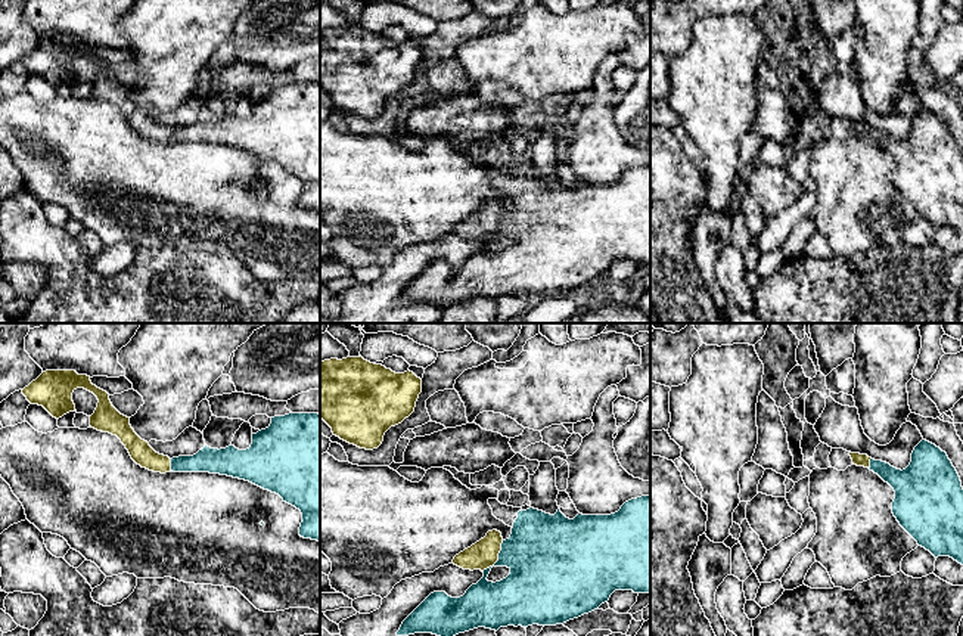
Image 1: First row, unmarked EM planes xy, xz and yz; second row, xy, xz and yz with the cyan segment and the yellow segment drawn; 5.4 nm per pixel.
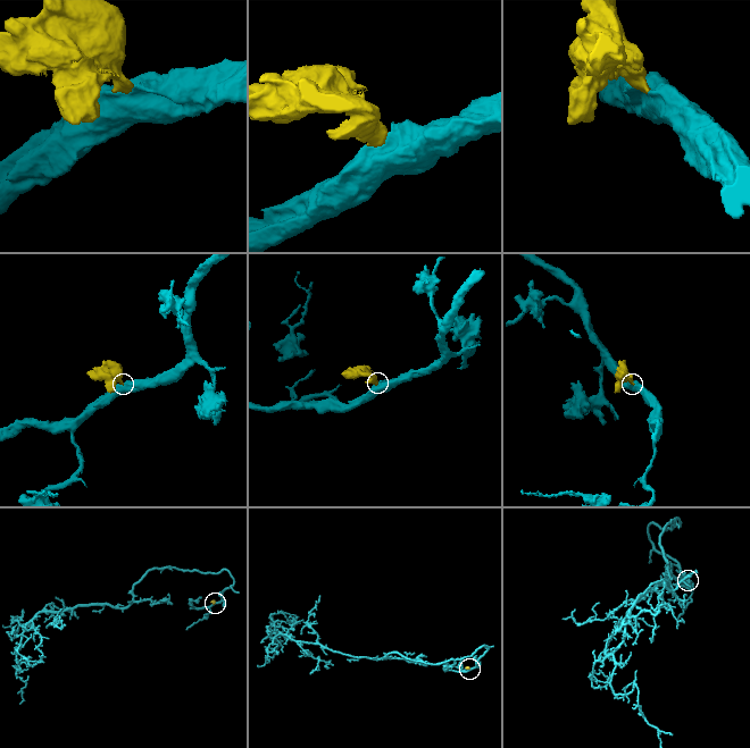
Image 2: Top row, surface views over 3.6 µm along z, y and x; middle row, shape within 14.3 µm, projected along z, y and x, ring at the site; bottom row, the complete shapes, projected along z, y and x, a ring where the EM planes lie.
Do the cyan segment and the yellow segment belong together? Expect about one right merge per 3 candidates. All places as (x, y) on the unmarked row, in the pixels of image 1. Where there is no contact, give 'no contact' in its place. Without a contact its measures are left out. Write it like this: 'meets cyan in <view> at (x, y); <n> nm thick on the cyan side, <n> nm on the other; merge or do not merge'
meets cyan in xz at (499, 227); 420 nm thick on the cyan side, 160 nm on the other; merge

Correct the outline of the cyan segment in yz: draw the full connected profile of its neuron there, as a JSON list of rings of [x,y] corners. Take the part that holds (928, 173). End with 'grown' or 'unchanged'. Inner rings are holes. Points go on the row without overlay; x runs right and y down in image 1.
[[[922,109],[903,140],[867,124],[849,125],[894,158],[892,183],[919,215],[963,235],[963,156],[945,121]]]; grown

